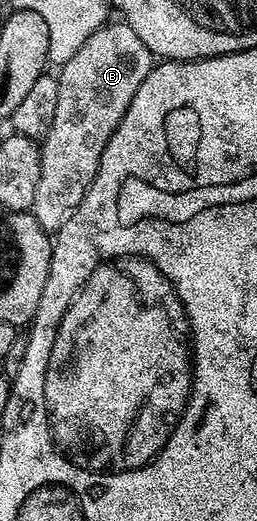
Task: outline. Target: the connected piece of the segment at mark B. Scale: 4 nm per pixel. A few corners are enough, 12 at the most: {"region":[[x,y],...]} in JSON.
{"region":[[106,22],[60,65],[31,209],[55,234],[155,67]]}

